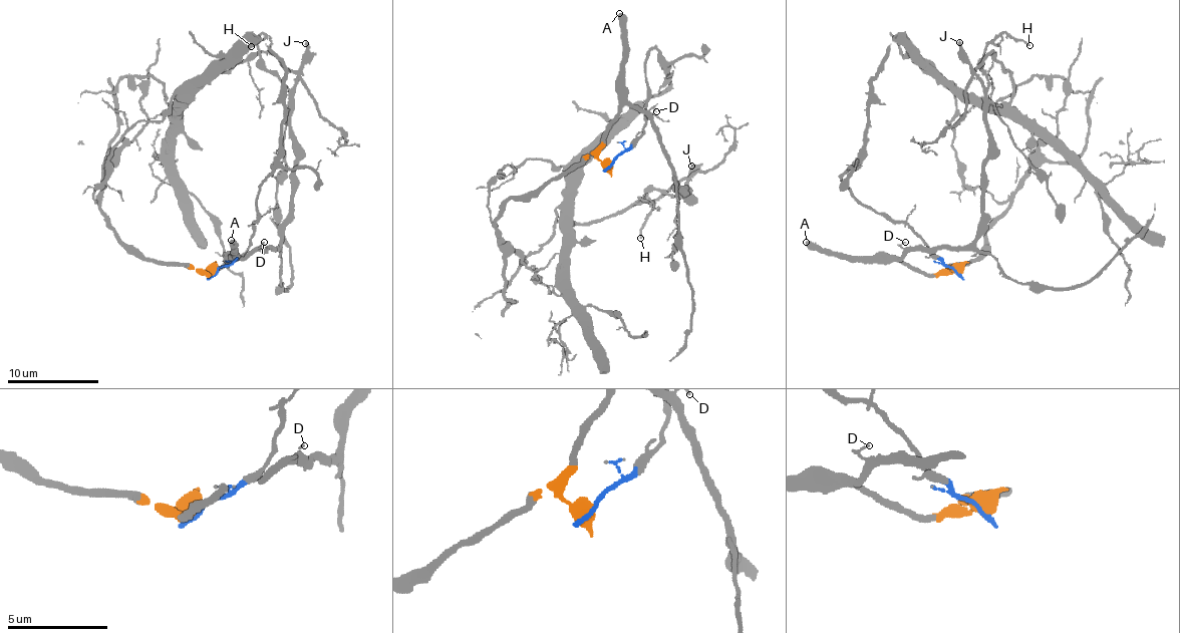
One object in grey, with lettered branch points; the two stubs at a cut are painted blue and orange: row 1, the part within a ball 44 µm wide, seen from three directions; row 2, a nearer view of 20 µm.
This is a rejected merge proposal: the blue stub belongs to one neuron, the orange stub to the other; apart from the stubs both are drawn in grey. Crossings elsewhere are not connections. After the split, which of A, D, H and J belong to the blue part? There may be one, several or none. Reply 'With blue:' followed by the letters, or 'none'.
With blue: none

